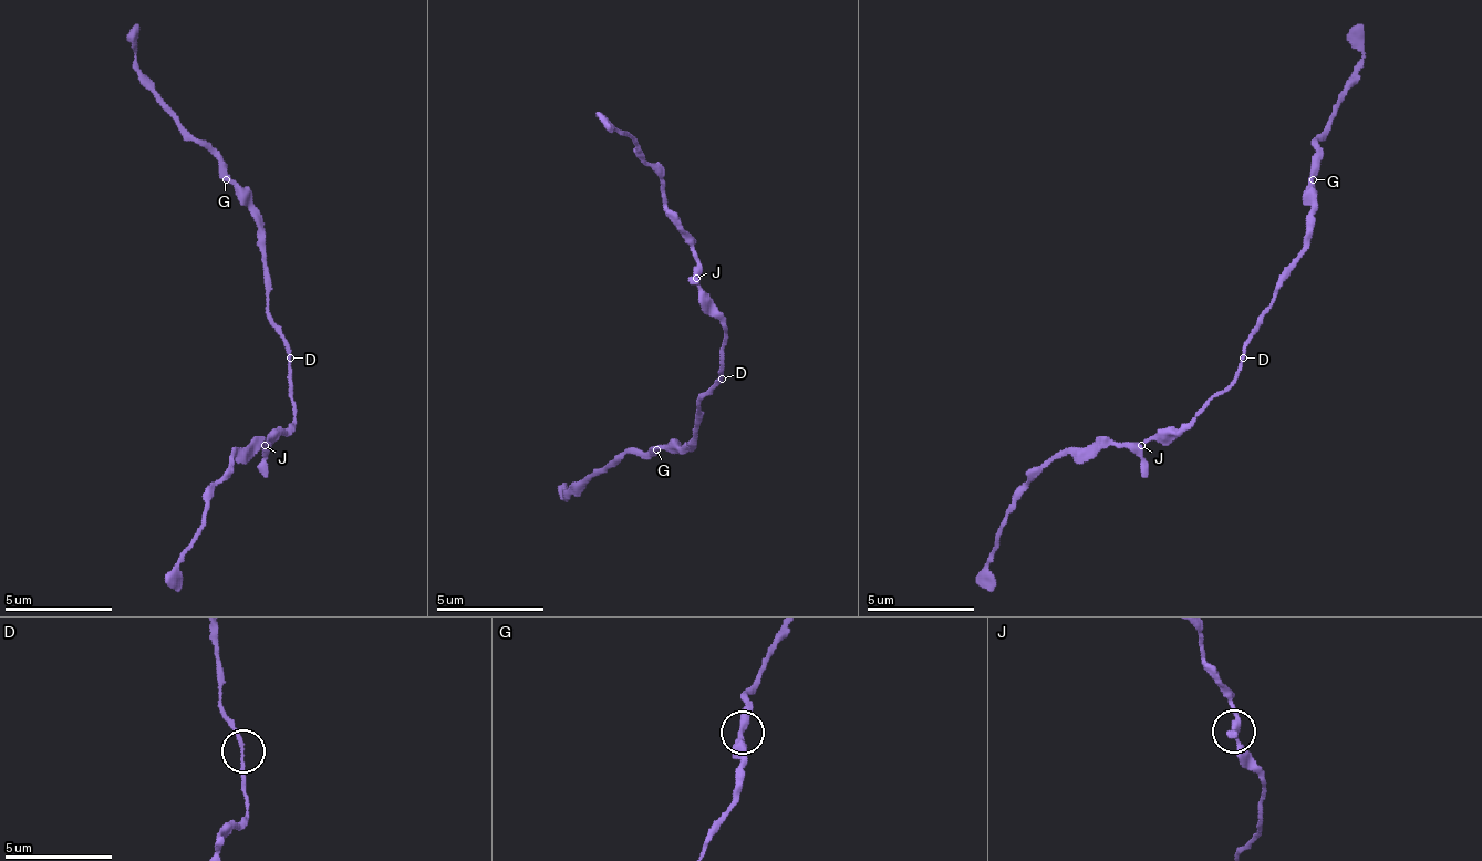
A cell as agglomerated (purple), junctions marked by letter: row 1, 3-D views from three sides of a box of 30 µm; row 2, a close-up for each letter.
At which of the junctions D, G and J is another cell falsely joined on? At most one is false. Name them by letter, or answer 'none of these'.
none of these

